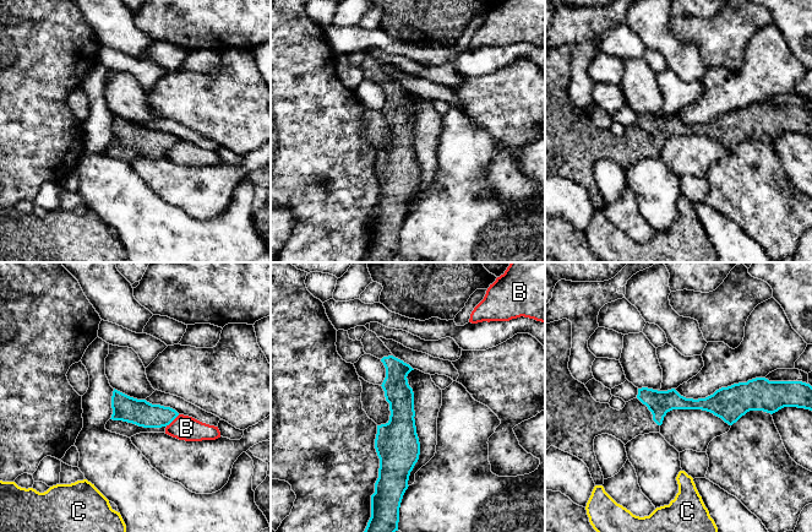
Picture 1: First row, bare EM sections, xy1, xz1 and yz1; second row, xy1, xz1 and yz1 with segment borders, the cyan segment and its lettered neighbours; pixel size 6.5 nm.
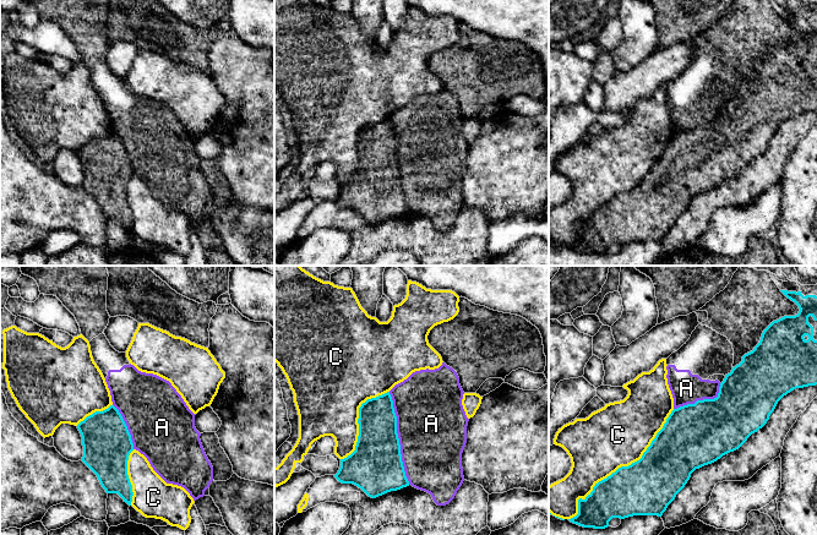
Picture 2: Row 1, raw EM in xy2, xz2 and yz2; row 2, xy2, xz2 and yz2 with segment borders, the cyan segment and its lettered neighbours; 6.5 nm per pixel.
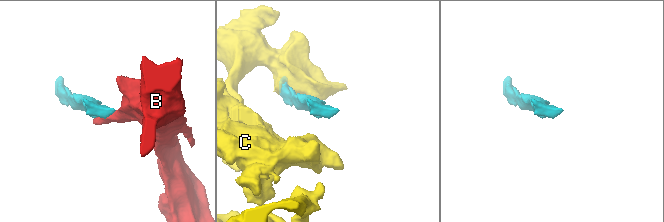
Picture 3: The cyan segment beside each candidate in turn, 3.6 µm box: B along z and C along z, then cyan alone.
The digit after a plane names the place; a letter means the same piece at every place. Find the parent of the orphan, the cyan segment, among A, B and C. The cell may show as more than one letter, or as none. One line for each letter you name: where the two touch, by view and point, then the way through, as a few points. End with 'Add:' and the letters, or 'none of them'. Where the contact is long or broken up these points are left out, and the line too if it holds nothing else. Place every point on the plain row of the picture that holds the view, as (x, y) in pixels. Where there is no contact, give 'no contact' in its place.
Add: none of them

